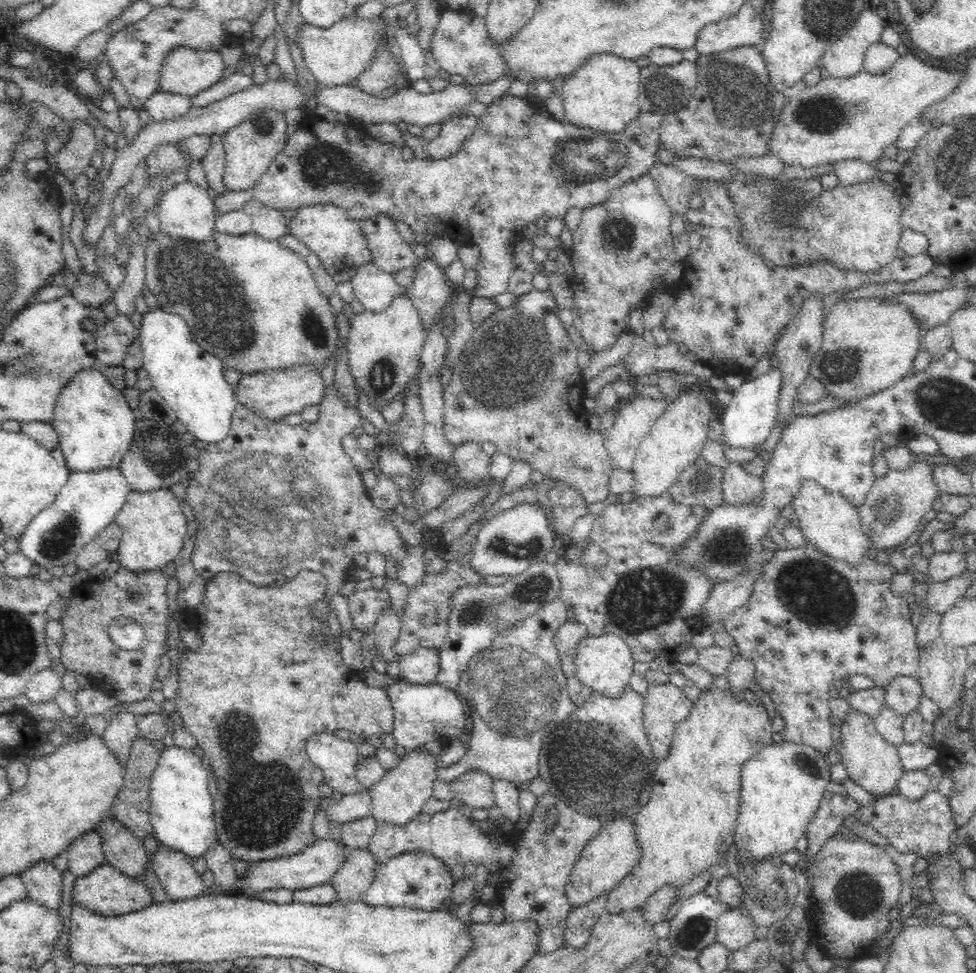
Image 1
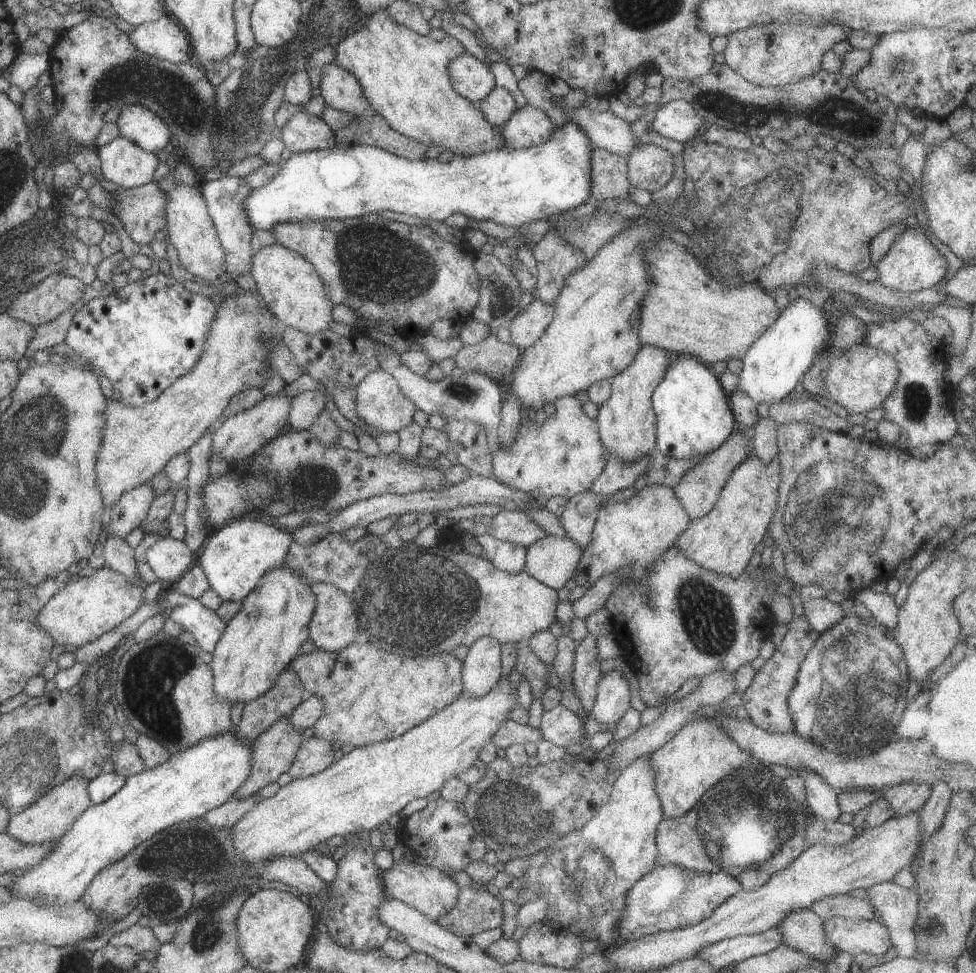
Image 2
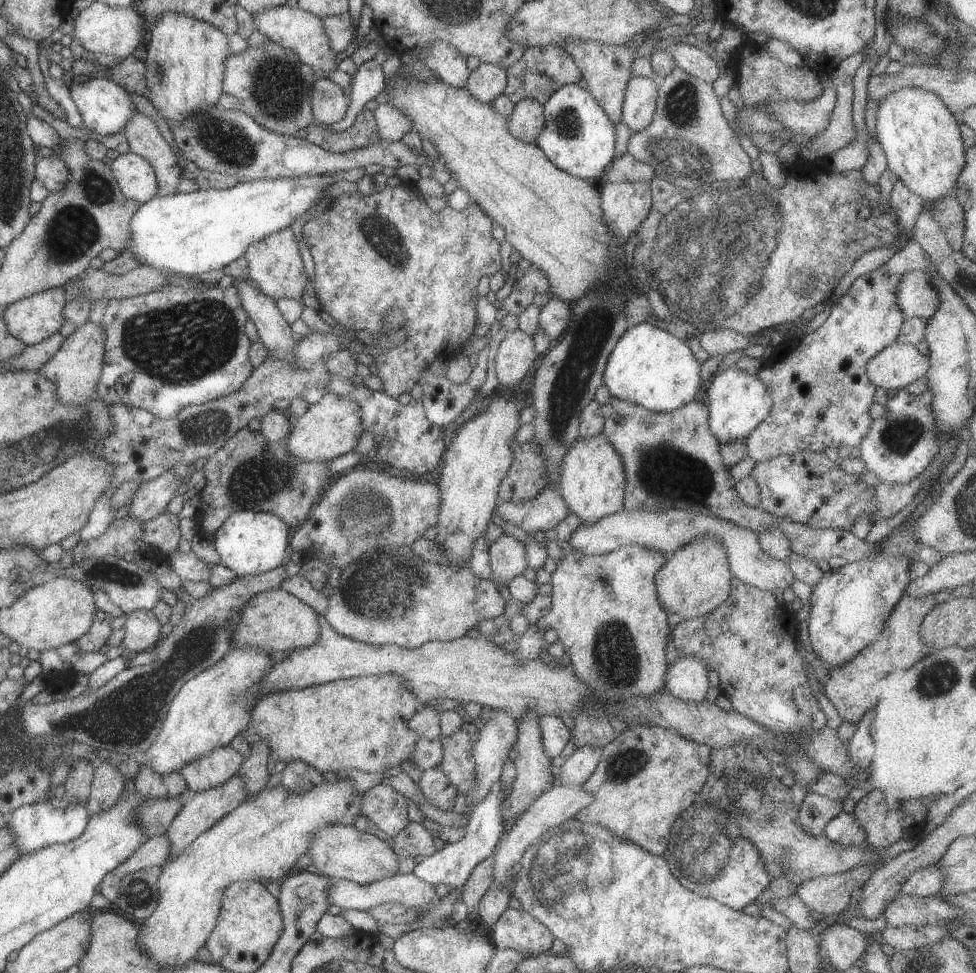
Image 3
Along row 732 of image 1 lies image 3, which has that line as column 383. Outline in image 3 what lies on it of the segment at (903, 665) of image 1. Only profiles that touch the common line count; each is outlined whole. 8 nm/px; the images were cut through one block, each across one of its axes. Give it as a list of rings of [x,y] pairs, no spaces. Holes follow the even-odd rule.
[[[380,783],[363,794],[362,812],[386,839],[393,839],[410,821],[408,799],[388,784]]]

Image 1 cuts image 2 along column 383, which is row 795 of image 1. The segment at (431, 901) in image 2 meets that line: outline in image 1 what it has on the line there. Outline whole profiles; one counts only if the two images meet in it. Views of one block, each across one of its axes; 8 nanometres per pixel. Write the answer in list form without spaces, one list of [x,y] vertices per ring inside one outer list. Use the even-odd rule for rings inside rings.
[[[852,710],[836,729],[836,735],[837,750],[841,755],[839,760],[846,767],[849,778],[867,790],[873,798],[896,792],[898,779],[906,770],[897,749],[884,741],[873,718]]]

